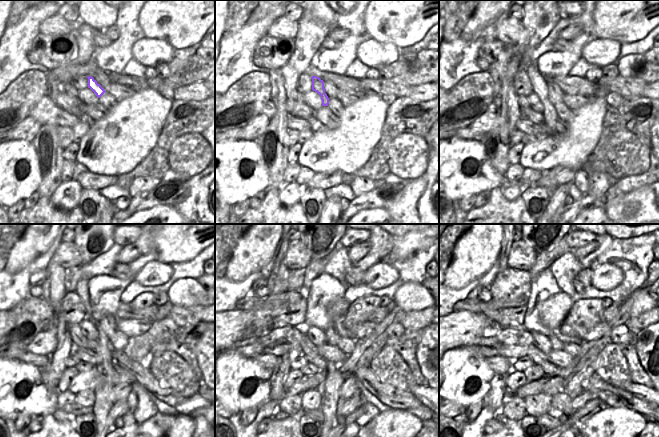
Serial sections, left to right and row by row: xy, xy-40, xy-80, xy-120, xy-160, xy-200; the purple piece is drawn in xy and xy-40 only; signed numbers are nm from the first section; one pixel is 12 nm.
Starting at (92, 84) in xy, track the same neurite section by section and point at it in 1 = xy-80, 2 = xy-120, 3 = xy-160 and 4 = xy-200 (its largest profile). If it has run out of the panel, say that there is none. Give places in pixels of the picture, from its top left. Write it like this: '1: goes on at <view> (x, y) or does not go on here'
1: goes on at xy-80 (540, 86)
2: goes on at xy-120 (82, 291)
3: goes on at xy-160 (315, 267)
4: goes on at xy-200 (545, 259)

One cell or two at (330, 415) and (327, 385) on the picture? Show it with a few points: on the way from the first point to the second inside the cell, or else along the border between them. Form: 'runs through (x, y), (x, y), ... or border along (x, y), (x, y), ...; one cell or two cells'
runs through (329, 408), (329, 392); one cell

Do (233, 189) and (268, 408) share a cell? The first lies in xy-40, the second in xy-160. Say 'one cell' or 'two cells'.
two cells

